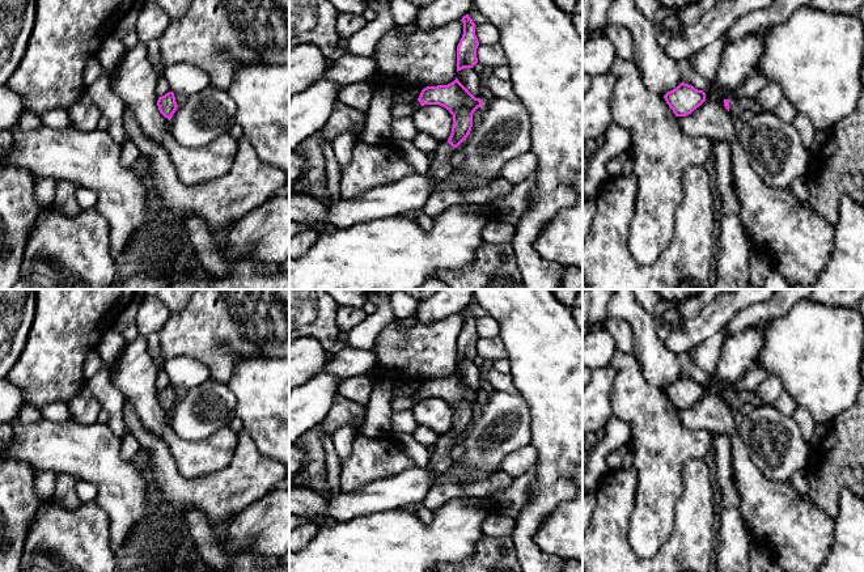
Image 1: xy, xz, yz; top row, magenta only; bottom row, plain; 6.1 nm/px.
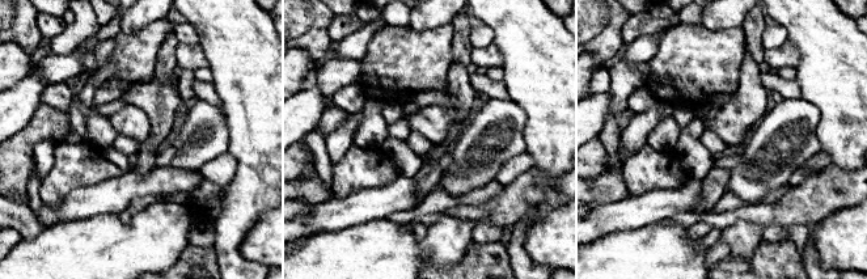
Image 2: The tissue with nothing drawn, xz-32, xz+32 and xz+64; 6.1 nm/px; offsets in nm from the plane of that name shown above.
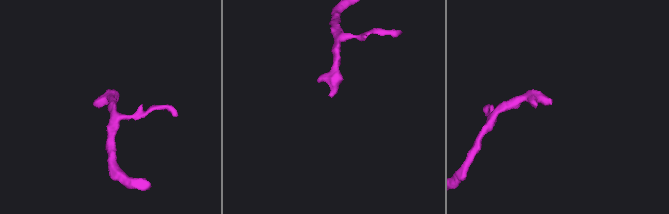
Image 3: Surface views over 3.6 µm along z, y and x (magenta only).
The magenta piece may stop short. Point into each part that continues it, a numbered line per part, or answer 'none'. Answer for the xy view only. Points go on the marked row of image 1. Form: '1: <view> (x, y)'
none

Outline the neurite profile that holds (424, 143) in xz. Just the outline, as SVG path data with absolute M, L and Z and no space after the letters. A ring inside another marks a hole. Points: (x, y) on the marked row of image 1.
M418 132L412 143L420 152L429 156L433 156L440 147L440 143L436 139L424 132Z

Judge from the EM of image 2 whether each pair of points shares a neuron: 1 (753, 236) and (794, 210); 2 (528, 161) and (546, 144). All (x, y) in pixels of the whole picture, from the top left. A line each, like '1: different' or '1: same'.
1: different
2: different

